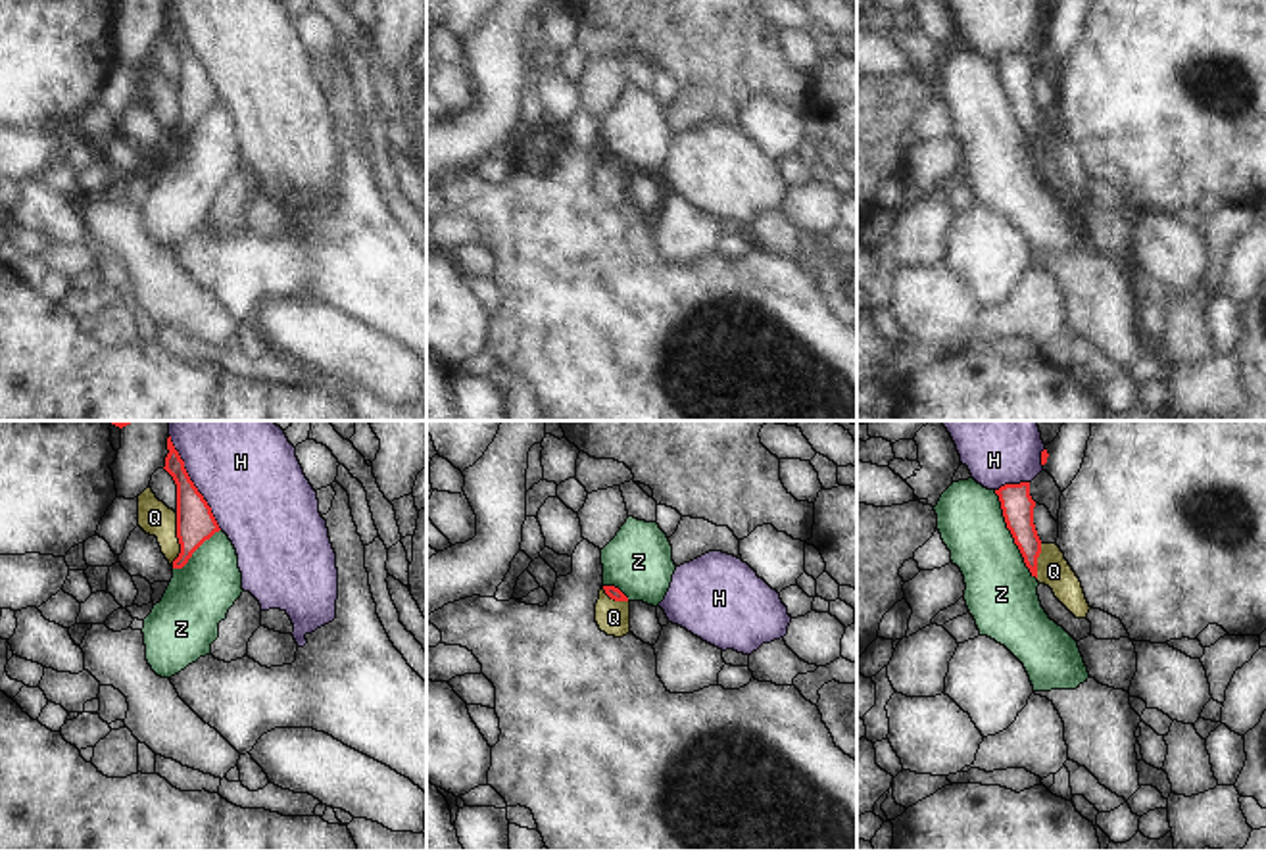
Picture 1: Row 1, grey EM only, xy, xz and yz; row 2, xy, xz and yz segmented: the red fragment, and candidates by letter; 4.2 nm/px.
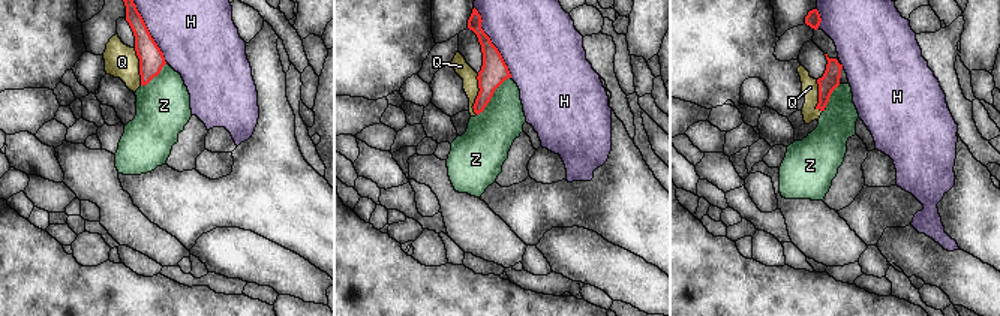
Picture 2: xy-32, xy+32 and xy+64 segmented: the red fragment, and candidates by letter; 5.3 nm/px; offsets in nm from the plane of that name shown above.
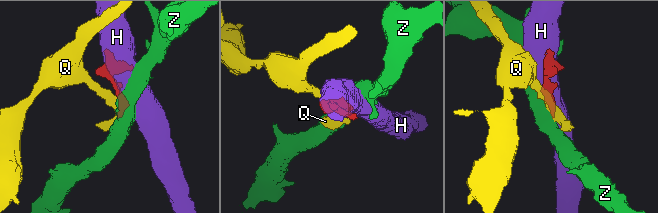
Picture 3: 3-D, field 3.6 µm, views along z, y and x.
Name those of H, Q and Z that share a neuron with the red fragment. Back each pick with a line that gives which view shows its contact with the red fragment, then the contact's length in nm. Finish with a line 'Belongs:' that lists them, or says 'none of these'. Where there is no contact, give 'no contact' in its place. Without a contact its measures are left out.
Belongs: none of these

